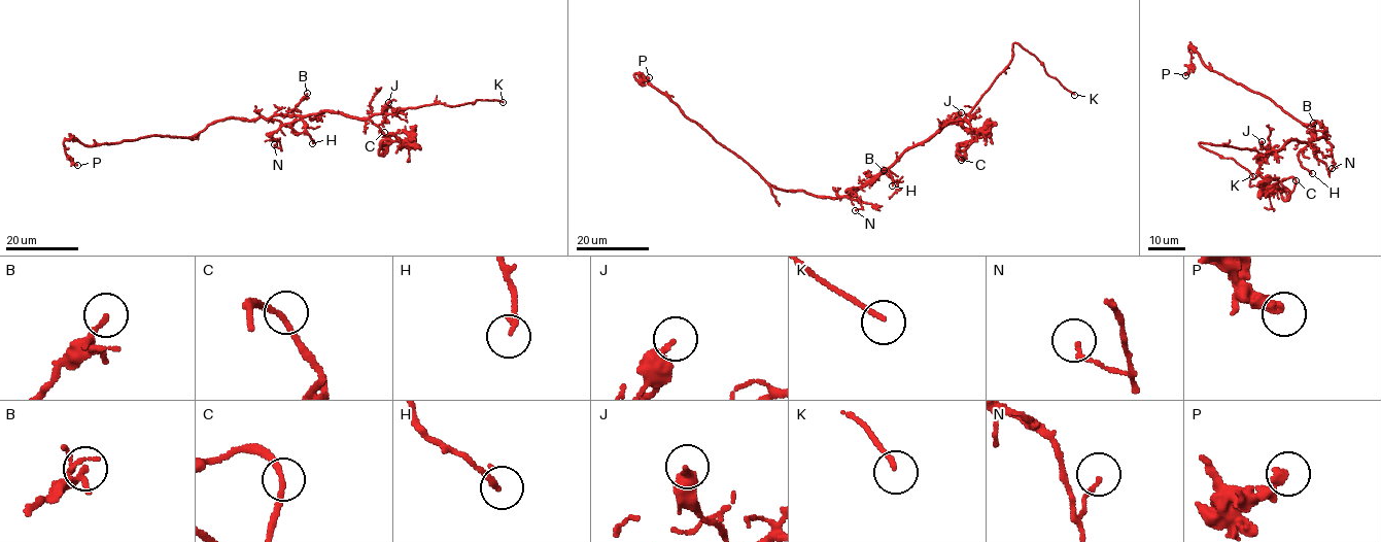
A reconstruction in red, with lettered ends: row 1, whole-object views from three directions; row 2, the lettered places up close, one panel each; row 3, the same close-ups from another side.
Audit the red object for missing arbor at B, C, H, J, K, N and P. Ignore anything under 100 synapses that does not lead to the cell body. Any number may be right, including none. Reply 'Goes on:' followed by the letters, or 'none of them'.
Goes on: K

